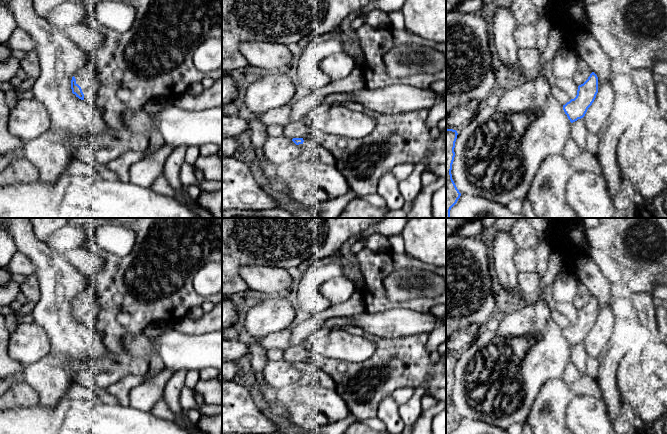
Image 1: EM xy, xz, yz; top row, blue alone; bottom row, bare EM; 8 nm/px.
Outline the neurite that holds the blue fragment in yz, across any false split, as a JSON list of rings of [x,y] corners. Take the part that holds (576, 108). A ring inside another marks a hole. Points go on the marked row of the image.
[[[592,72],[588,79],[578,86],[576,97],[563,105],[563,110],[571,123],[585,116],[597,93],[598,77]]]

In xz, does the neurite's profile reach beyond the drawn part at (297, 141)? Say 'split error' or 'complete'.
split error

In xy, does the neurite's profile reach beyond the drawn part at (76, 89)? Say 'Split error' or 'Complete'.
Split error

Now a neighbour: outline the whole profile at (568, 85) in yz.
[[[573,78],[554,79],[553,82],[558,88],[568,94],[570,99],[574,99],[577,95],[578,85]]]

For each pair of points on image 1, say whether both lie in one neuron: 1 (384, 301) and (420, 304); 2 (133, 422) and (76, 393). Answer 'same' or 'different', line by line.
1: same
2: different

